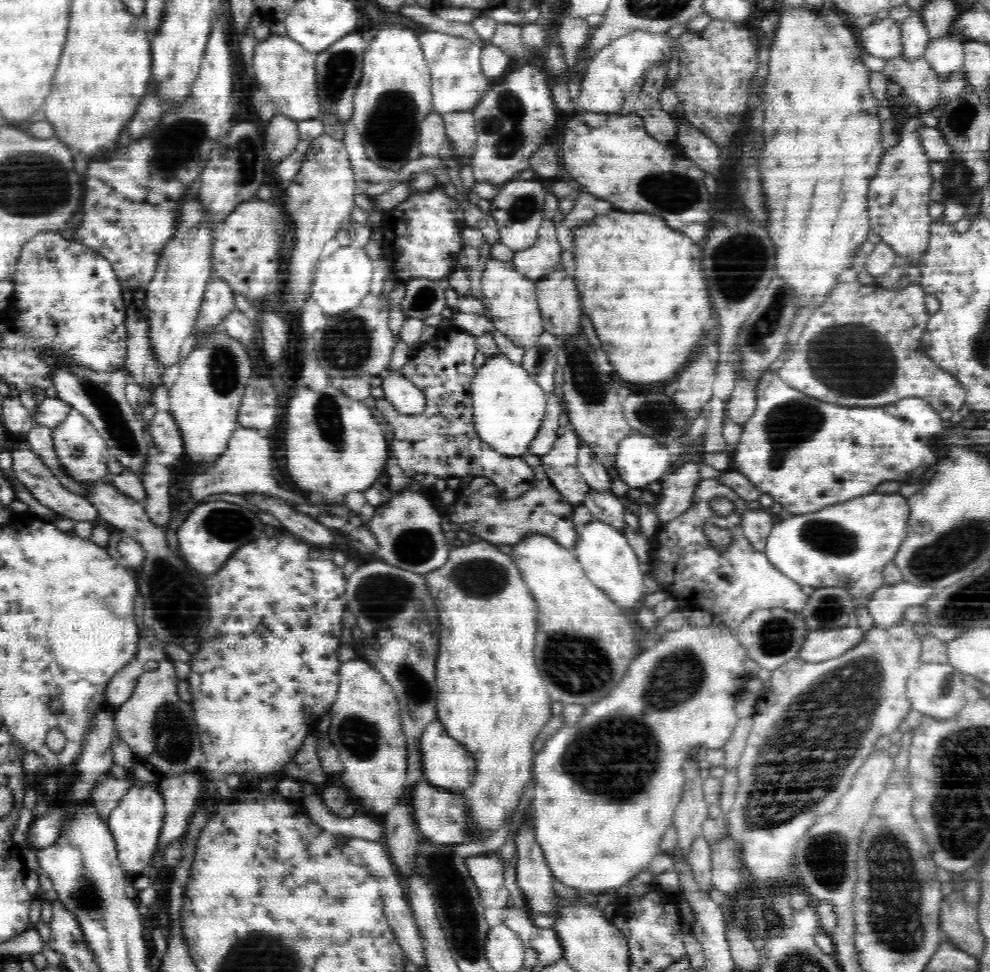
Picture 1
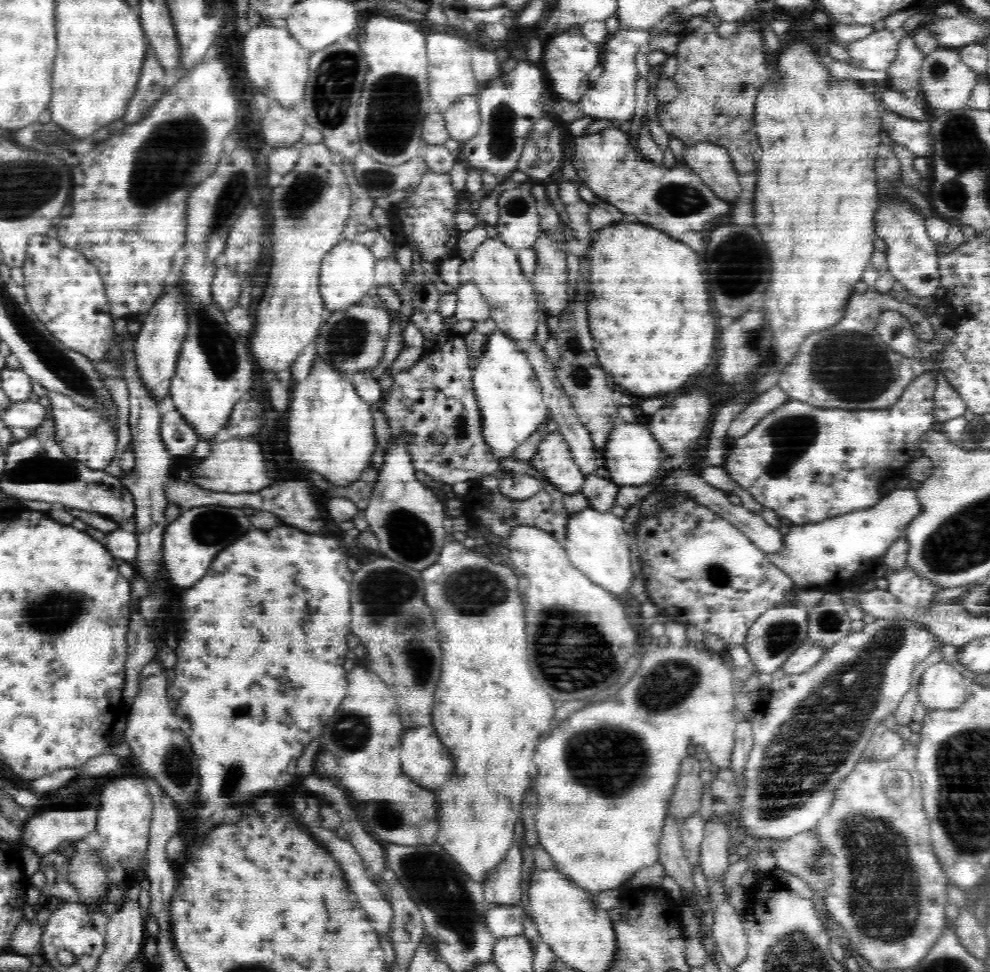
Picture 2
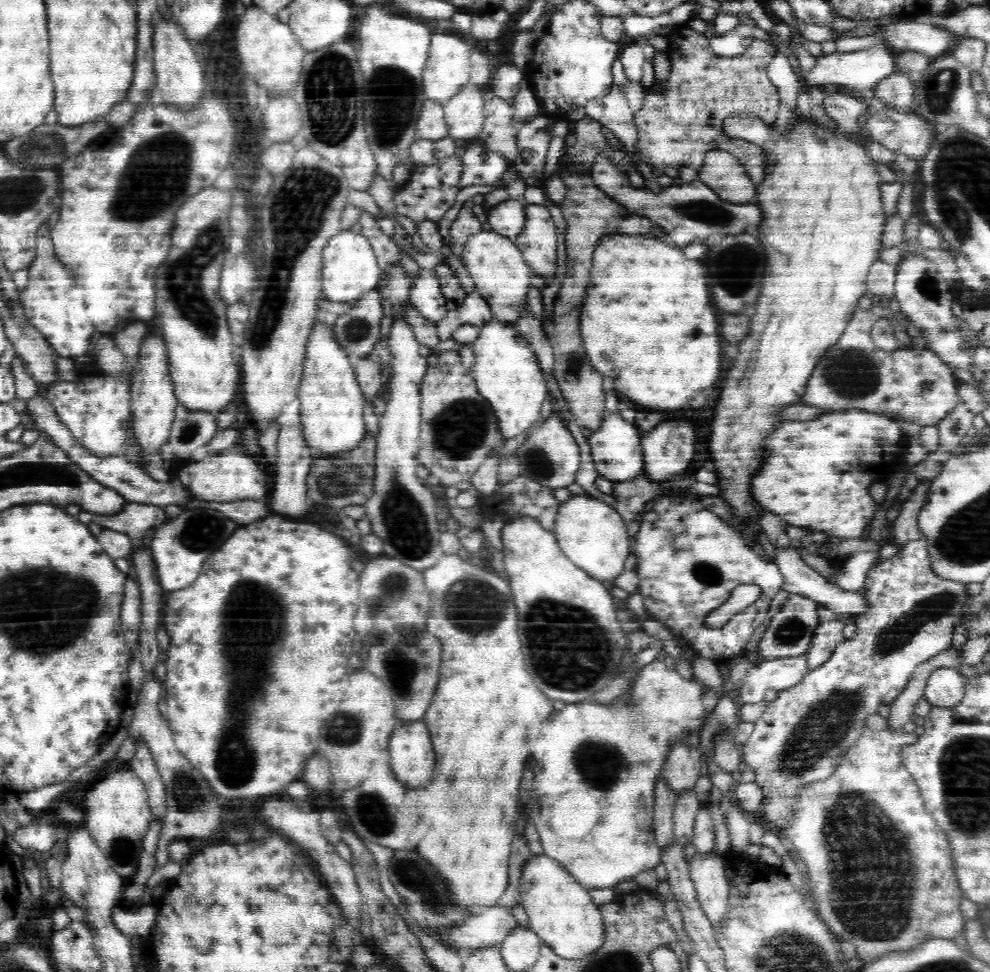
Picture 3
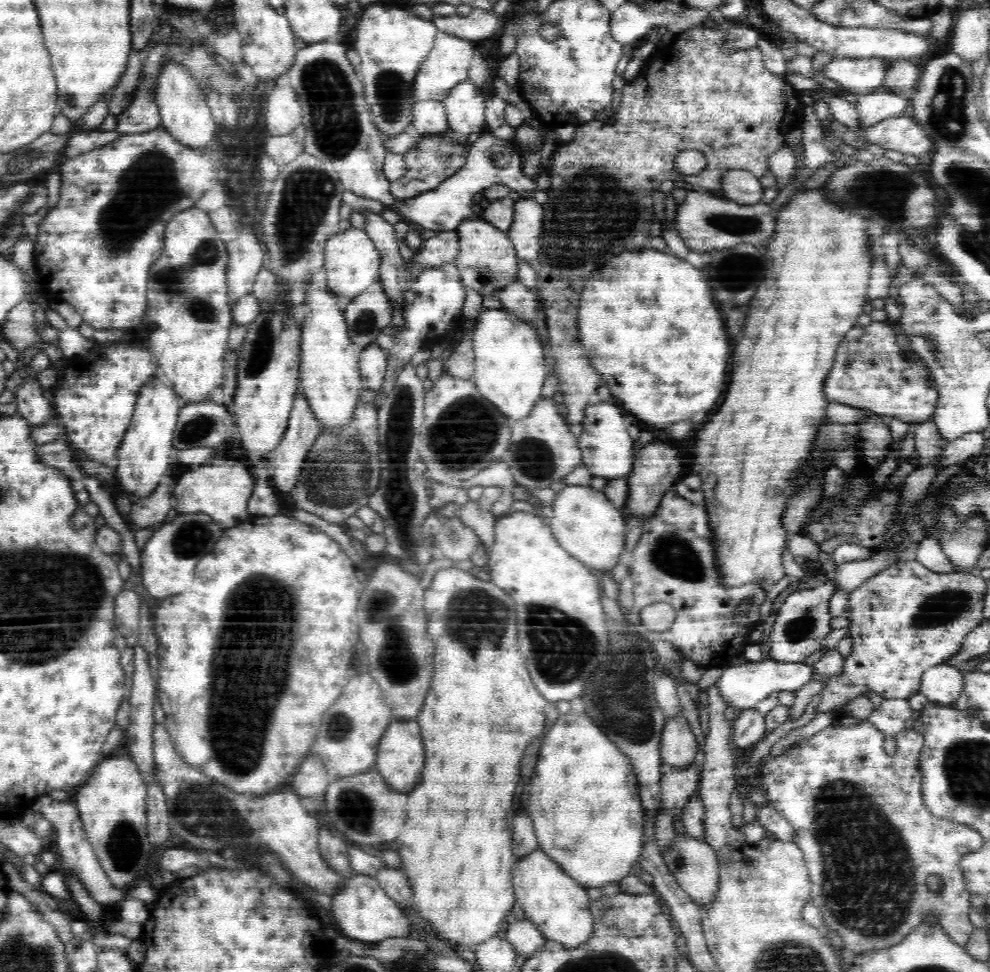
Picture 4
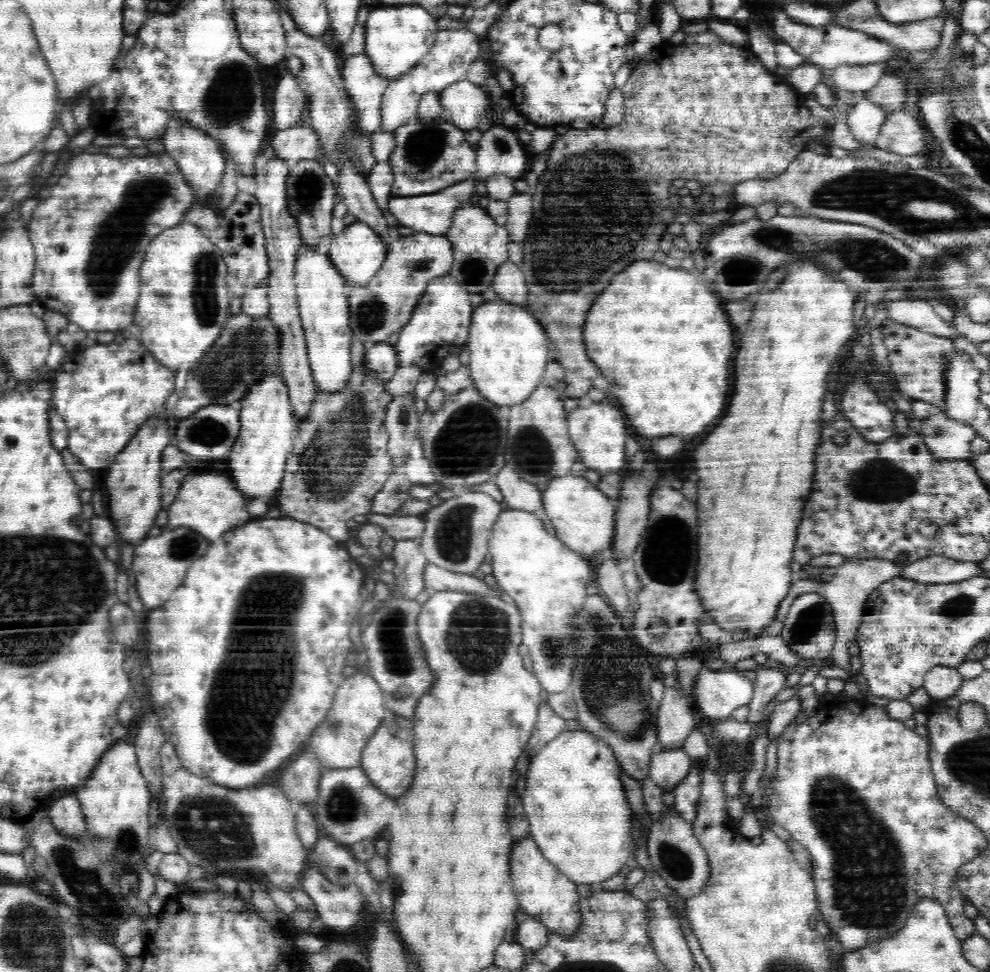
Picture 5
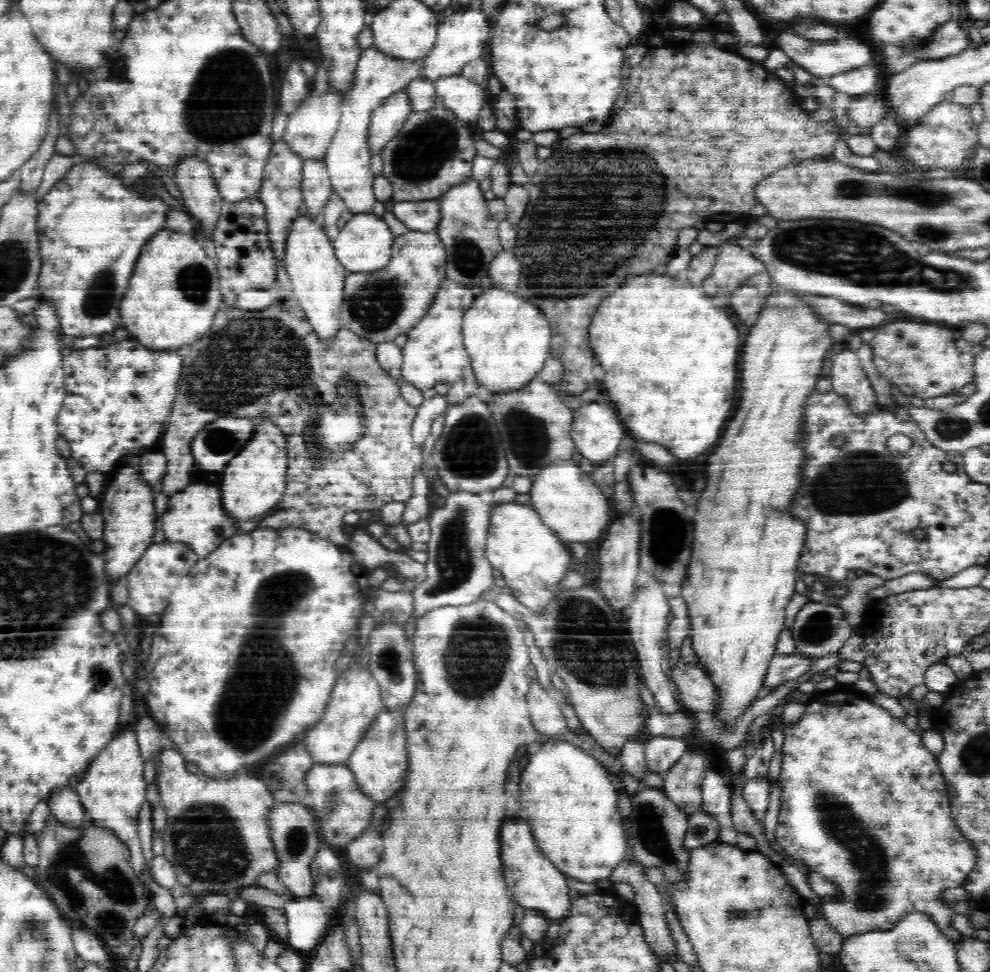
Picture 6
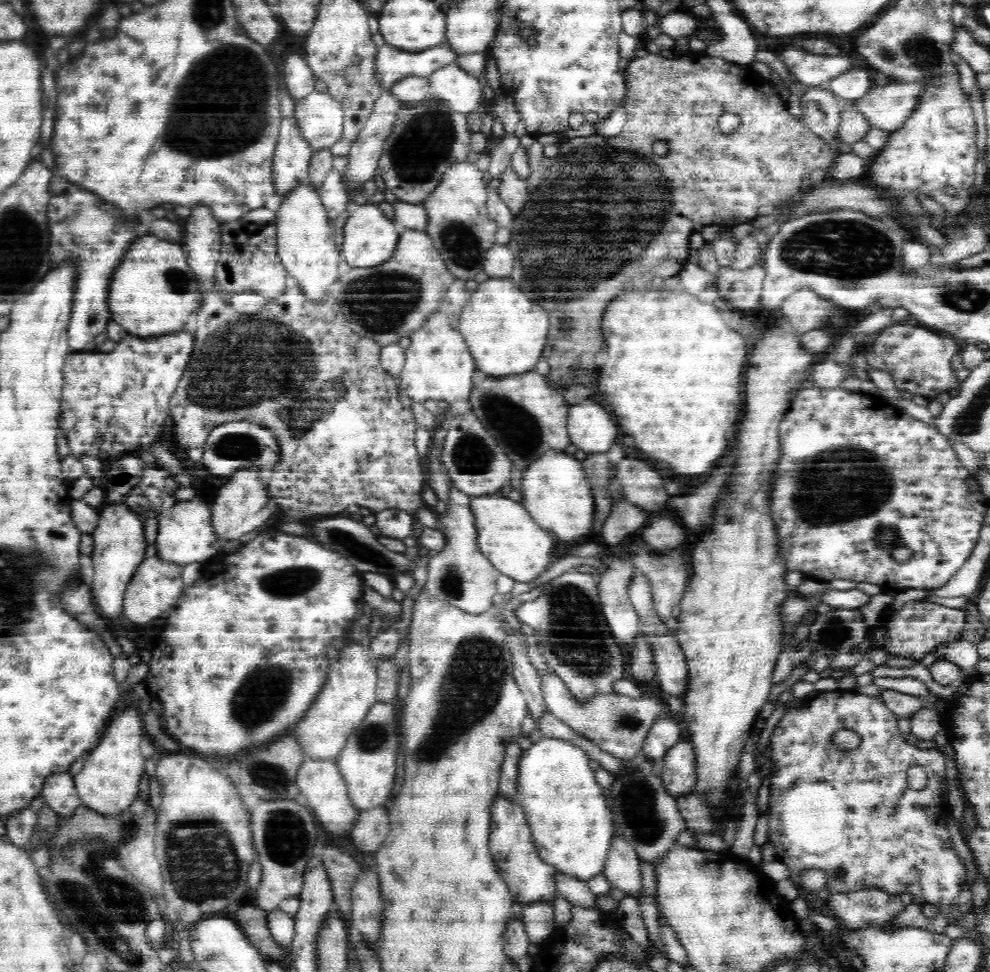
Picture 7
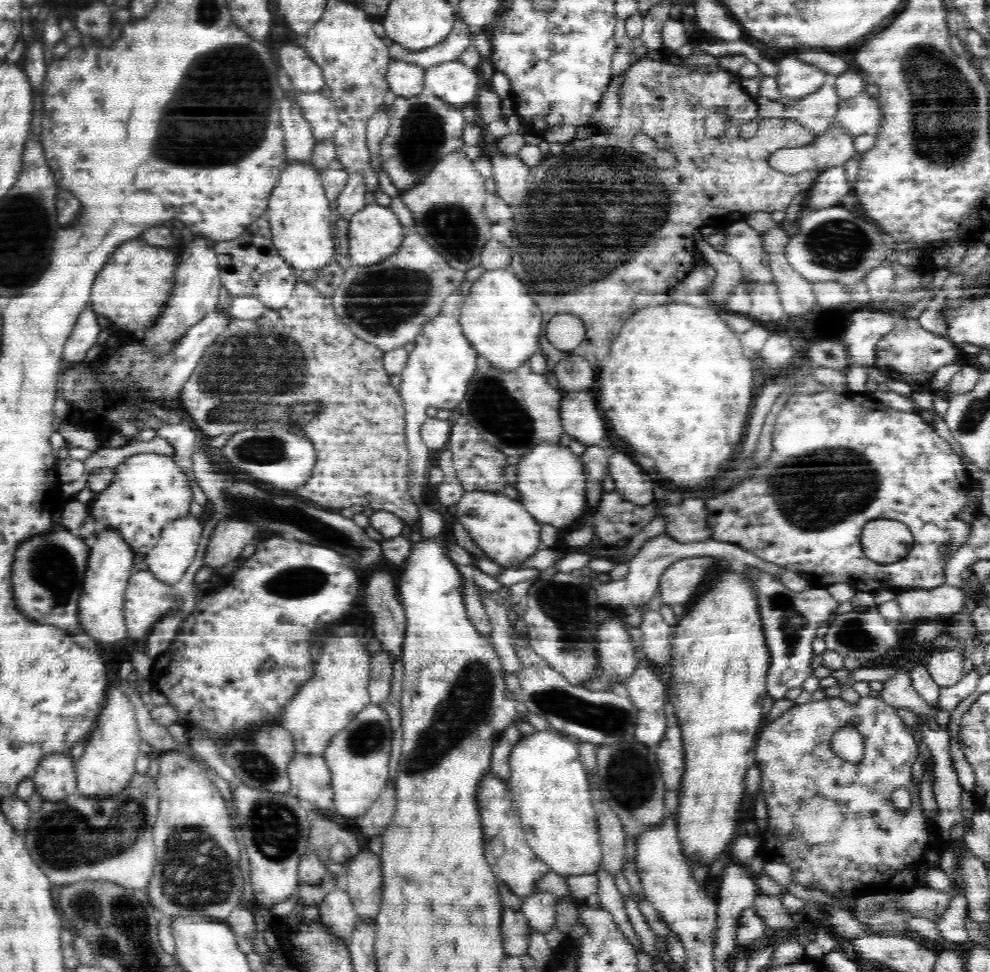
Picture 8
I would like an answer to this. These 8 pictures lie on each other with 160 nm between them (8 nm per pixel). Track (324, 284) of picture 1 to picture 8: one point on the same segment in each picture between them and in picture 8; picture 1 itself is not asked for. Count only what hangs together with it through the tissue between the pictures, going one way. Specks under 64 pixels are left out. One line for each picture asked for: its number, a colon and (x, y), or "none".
2: (347, 274)
3: (350, 269)
4: (352, 263)
5: (357, 253)
6: (364, 244)
7: (370, 238)
8: (375, 232)

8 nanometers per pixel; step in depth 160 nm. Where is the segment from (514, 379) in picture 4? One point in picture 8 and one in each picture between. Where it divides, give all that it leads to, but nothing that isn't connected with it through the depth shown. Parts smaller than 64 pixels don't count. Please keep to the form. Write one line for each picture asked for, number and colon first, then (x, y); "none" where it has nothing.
5: (508, 348)
6: (507, 339)
7: (506, 335)
8: (500, 319)

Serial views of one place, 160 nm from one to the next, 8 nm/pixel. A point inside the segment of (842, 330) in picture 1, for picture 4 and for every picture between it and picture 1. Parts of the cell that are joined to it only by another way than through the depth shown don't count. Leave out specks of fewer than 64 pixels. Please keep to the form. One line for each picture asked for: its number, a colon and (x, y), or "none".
2: (847, 365)
3: (854, 373)
4: (870, 372)

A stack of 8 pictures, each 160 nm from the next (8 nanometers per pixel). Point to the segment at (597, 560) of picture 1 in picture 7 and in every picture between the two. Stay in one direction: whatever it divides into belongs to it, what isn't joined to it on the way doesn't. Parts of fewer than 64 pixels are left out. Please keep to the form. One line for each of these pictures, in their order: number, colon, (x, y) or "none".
2: (596, 542)
3: (591, 533)
4: (587, 525)
5: (583, 517)
6: (569, 503)
7: (554, 488)

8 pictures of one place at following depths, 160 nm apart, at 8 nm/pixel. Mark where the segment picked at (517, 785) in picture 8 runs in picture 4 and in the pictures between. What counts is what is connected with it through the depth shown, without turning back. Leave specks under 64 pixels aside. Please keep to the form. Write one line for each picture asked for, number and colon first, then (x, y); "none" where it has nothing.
4: (596, 839)
5: (579, 816)
6: (567, 798)
7: (572, 829)

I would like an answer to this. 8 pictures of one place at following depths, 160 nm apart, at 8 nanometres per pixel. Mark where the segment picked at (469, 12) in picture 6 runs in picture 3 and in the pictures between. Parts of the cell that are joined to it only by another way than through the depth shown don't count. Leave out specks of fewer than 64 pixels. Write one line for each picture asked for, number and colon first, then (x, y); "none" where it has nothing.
3: (448, 69)
4: (447, 64)
5: (448, 61)

